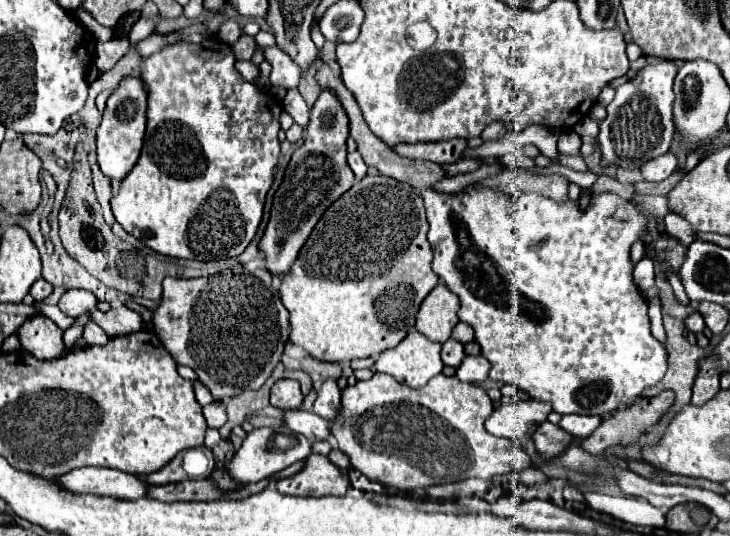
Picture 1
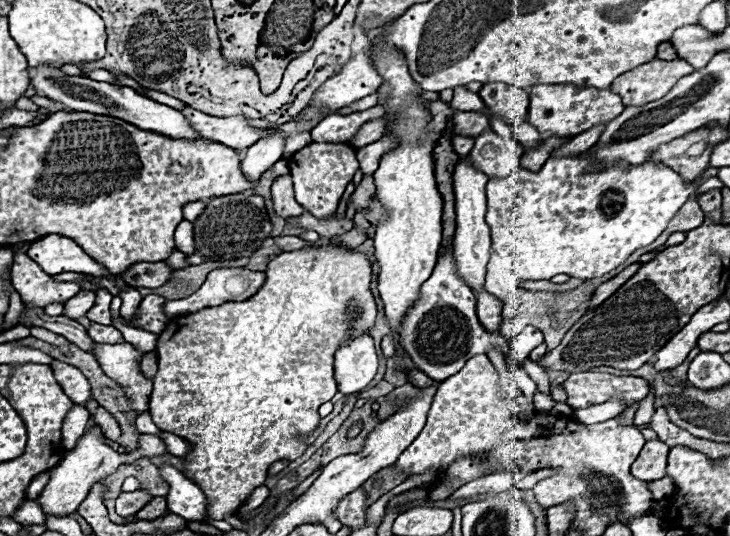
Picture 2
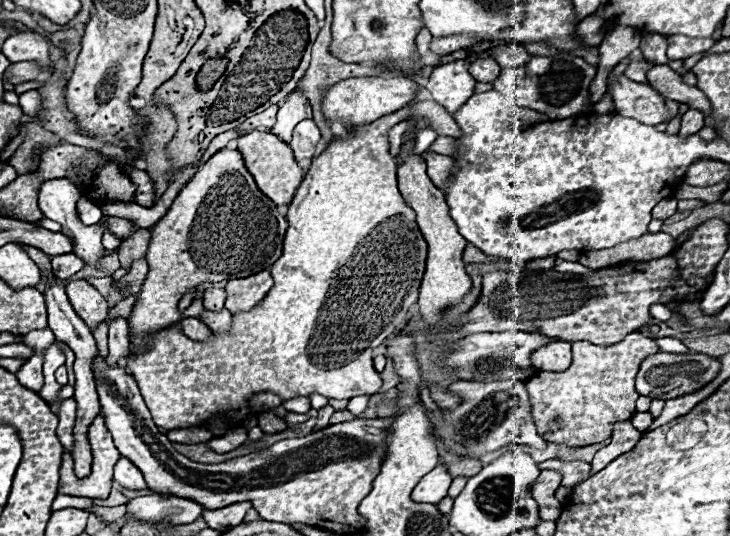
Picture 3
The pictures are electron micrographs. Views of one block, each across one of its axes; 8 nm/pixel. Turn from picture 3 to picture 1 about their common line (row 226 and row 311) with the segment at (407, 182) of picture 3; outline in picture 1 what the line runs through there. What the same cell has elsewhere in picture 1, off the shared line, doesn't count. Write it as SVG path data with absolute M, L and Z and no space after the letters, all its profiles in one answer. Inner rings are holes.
M442 282L426 296L426 300L422 302L422 306L420 306L420 312L418 312L418 318L416 318L416 330L420 332L420 334L424 334L426 338L430 338L430 340L434 340L434 342L446 342L448 338L450 338L450 334L452 334L452 328L458 324L458 316L456 316L456 312L458 312L458 308L460 308L460 300L458 300L458 296L454 294L454 292L450 292Z

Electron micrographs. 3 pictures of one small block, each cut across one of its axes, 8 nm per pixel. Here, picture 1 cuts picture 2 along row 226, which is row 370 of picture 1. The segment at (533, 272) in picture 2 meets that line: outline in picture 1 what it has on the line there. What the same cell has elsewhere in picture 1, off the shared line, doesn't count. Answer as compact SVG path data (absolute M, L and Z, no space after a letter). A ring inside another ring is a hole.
M432 188L420 192L426 214L428 214L428 242L434 250L432 270L438 278L460 298L458 318L470 324L476 332L476 342L482 348L482 356L492 364L490 378L498 382L514 384L516 388L530 394L534 400L550 402L558 414L596 414L596 416L610 416L620 406L630 406L642 390L658 384L666 374L666 348L658 342L650 332L650 318L648 318L648 304L638 292L634 278L632 278L632 262L630 262L630 246L636 242L638 236L648 236L646 218L624 198L616 194L600 194L588 212L580 212L574 202L550 202L540 194L530 194L530 204L518 208L508 196L492 188L470 188L466 194L438 194Z

